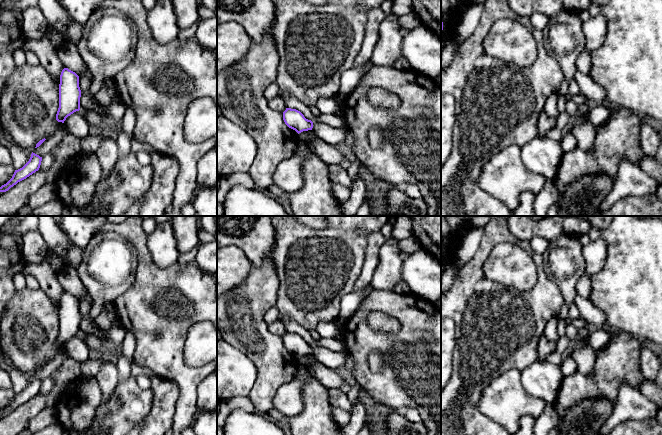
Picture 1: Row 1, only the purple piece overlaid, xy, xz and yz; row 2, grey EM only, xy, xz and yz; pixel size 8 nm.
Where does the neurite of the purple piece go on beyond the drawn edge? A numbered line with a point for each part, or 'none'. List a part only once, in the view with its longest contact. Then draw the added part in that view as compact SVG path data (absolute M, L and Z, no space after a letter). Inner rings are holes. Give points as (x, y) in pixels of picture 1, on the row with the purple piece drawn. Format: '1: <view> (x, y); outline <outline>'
1: xz (331, 135); outline M314 122L312 130L315 132L316 137L330 145L335 146L345 142L346 134L344 127L336 128L324 123Z

